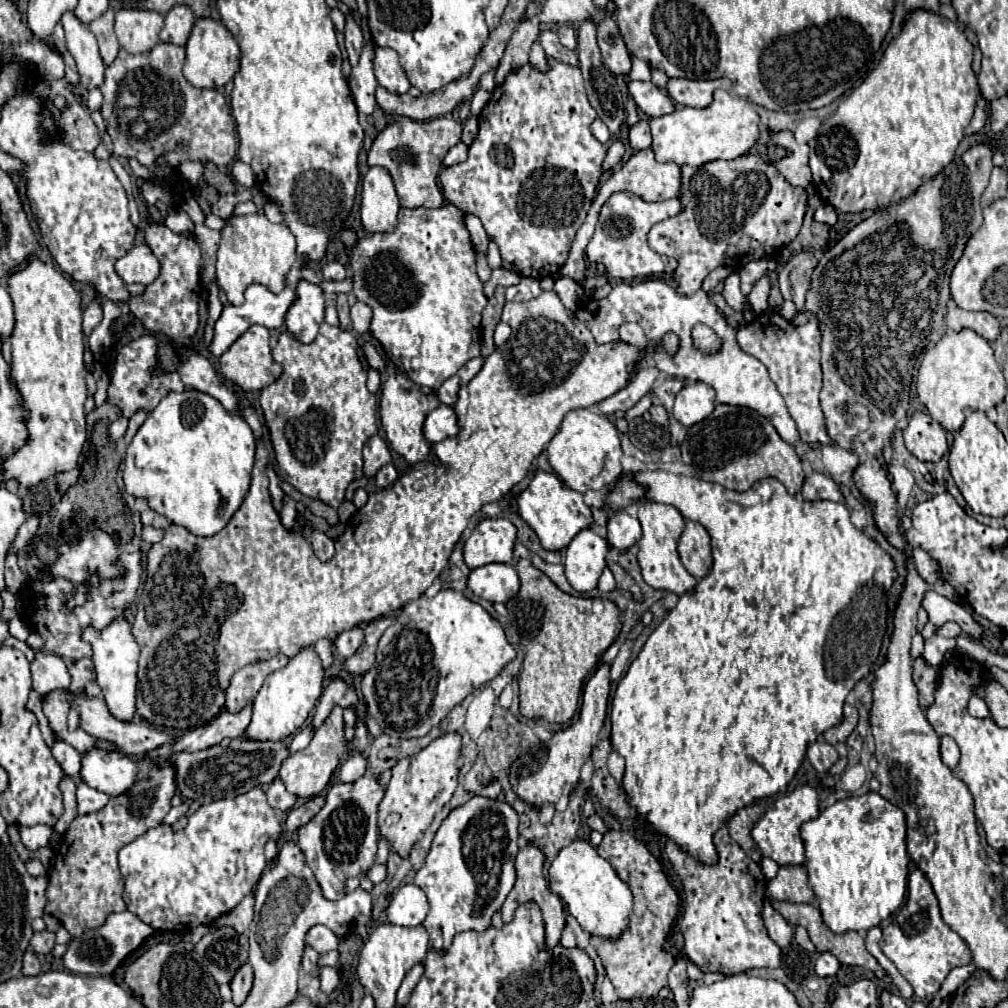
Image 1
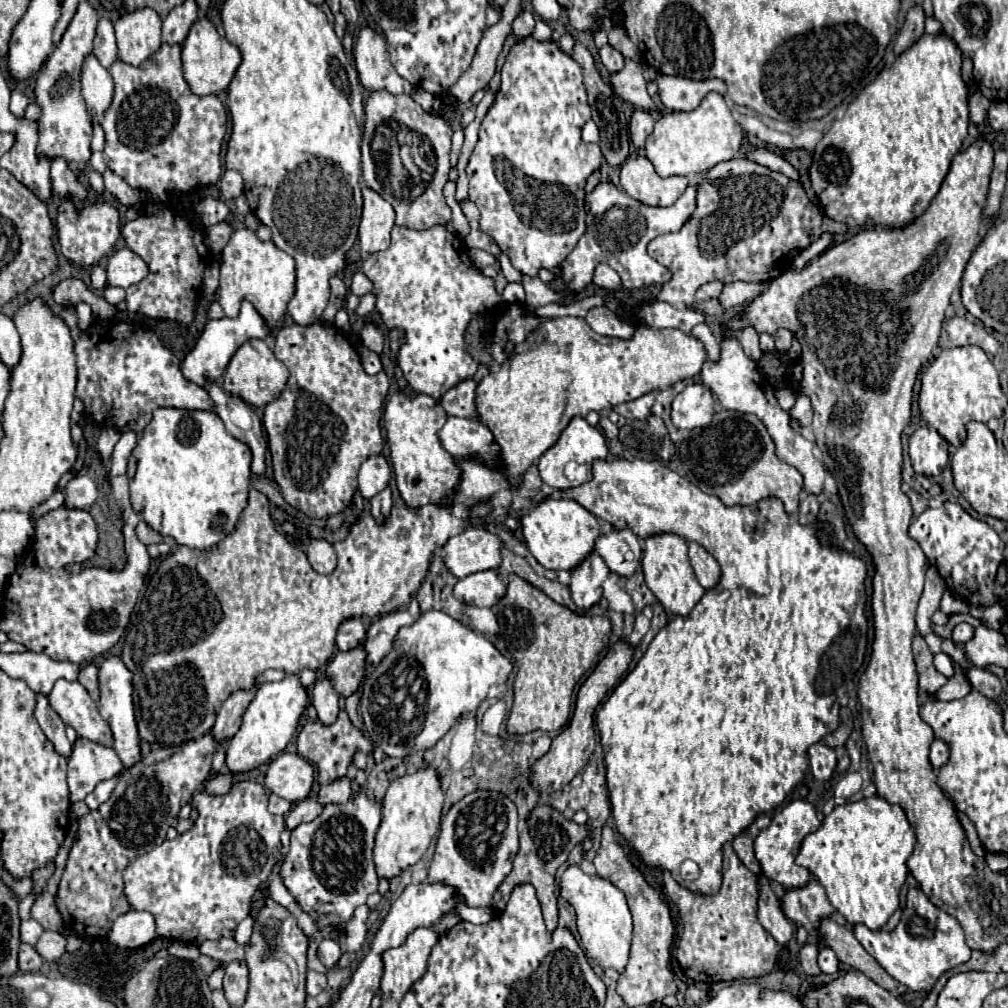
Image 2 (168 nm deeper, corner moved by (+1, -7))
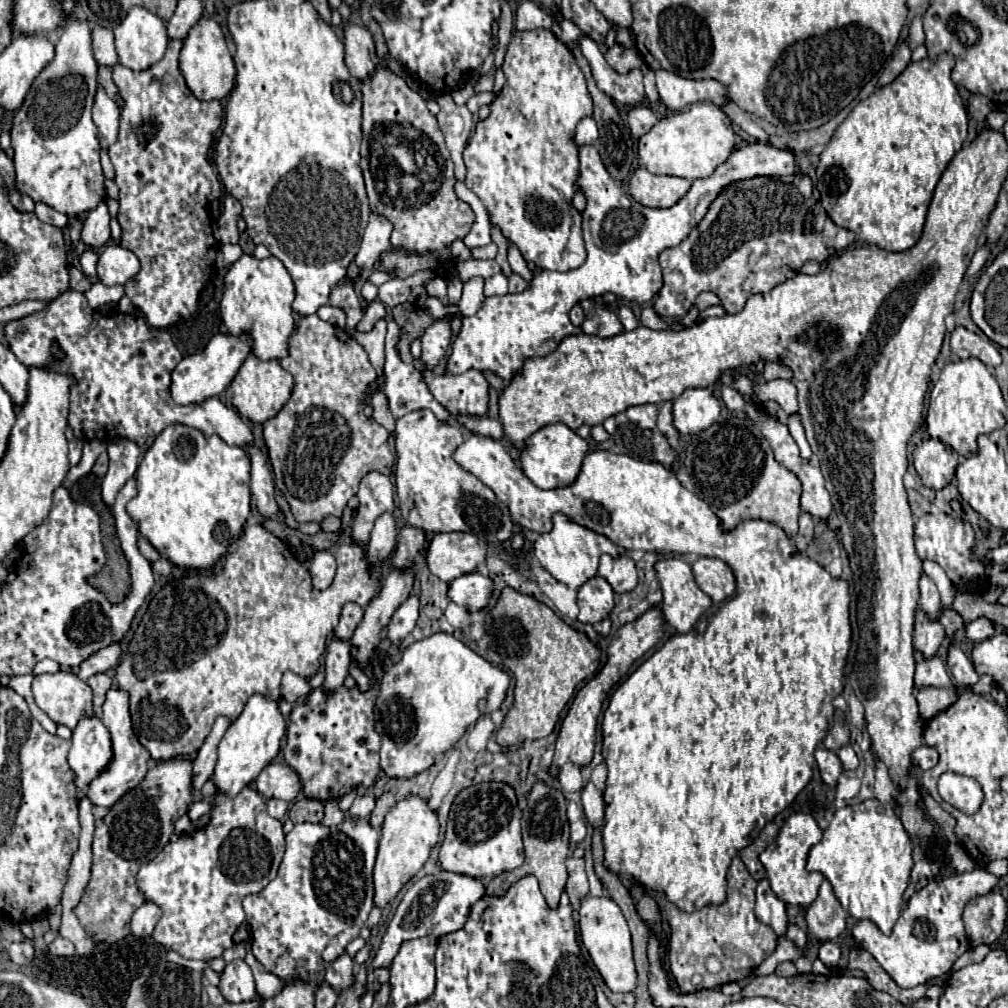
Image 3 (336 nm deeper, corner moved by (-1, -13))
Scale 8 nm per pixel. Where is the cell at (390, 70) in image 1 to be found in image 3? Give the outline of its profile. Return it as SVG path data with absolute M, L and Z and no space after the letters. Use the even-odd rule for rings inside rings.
M354 23L344 25L344 63L356 79L368 79L374 73L374 67L380 65L376 57L372 33Z

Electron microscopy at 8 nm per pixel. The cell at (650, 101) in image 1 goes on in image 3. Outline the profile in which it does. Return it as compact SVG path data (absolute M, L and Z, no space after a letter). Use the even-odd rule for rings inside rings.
M580 37L580 51L588 59L592 67L592 75L598 83L598 87L612 97L614 101L620 101L624 105L638 105L644 99L644 87L642 87L642 71L632 69L626 75L616 73L600 53L596 41L590 37Z

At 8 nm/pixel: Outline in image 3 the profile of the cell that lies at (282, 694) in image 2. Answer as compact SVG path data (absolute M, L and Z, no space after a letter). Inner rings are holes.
M264 695L250 697L248 703L244 705L244 711L228 727L218 745L218 763L212 775L218 793L236 797L244 787L248 787L258 777L258 773L278 755L280 741L284 735L286 735L286 721L278 709L278 703Z

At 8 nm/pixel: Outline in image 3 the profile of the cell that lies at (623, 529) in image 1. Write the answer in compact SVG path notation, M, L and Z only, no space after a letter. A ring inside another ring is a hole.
M602 555L598 575L604 577L610 583L610 587L614 589L614 593L628 593L638 583L636 565L628 557L612 559L610 555Z

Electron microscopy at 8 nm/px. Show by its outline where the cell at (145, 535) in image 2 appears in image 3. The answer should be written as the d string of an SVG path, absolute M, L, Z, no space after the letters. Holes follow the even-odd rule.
M138 537L138 551L150 561L150 563L154 563L156 559L160 559L160 553L148 543L148 539L144 539L144 537Z

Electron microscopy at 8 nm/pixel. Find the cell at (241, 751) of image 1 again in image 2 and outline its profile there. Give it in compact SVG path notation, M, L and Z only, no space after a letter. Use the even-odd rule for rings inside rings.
M218 771L218 773L212 773L208 777L208 781L204 783L204 793L216 797L216 795L226 795L230 793L234 785L234 773L230 771Z

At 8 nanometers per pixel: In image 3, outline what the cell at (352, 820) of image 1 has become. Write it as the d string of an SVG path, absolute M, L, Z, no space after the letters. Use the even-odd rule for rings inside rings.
M346 817L336 827L322 827L320 823L300 823L286 835L286 853L278 875L258 893L244 899L244 913L252 933L252 953L268 973L274 973L284 983L304 981L318 985L324 979L326 967L338 959L346 945L360 935L374 903L372 867L378 851L378 829L368 821Z

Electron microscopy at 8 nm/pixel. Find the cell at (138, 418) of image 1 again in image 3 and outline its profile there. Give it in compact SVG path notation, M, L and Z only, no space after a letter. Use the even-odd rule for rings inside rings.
M114 439L108 443L108 473L102 479L102 499L108 507L114 505L116 493L122 489L126 479L130 479L138 469L140 449L130 439Z

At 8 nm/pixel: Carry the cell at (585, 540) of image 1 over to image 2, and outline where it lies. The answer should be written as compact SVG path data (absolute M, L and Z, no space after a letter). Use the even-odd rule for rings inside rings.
M592 551L578 567L574 567L570 577L570 593L572 601L580 609L590 609L602 597L602 583L608 577L610 569L604 559Z

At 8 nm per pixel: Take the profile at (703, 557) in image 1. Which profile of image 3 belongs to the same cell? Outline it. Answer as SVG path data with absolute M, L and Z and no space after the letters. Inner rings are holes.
M698 557L692 563L692 571L698 587L712 597L714 603L728 599L736 589L736 579L732 569L714 557Z

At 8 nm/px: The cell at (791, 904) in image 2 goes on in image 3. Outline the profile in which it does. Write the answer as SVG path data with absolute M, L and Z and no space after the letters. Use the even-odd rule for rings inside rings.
M828 881L820 885L820 895L806 909L804 917L808 923L808 933L816 941L834 941L846 929L847 912L836 899Z

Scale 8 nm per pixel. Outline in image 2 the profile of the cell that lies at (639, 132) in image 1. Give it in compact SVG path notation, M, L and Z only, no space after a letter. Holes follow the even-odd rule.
M634 111L630 119L630 139L636 149L644 149L648 135L654 129L654 117L648 111Z

